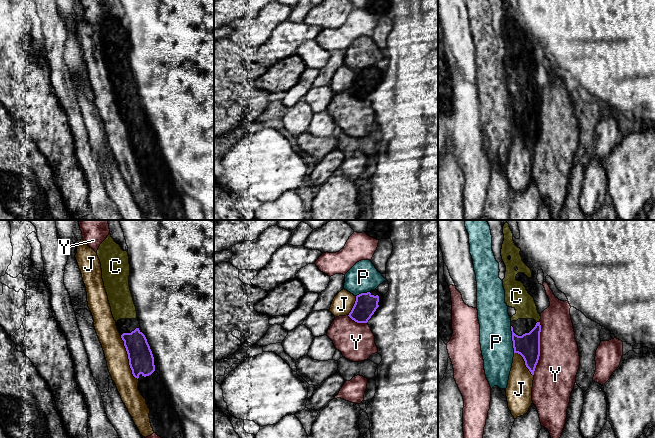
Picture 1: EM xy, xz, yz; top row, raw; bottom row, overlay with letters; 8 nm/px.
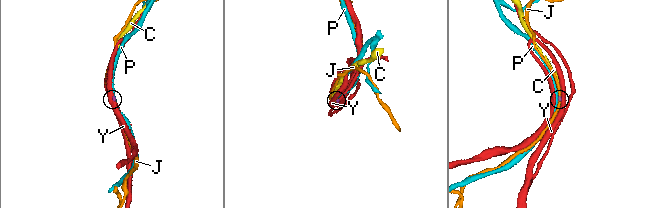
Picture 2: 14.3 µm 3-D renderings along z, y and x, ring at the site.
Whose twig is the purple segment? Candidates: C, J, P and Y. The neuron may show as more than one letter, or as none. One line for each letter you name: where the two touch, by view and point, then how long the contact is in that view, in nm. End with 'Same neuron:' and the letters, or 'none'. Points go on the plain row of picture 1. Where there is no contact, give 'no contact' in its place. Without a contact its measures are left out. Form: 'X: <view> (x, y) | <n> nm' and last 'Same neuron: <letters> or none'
C: yz (537, 98) | 40 nm
Same neuron: C

